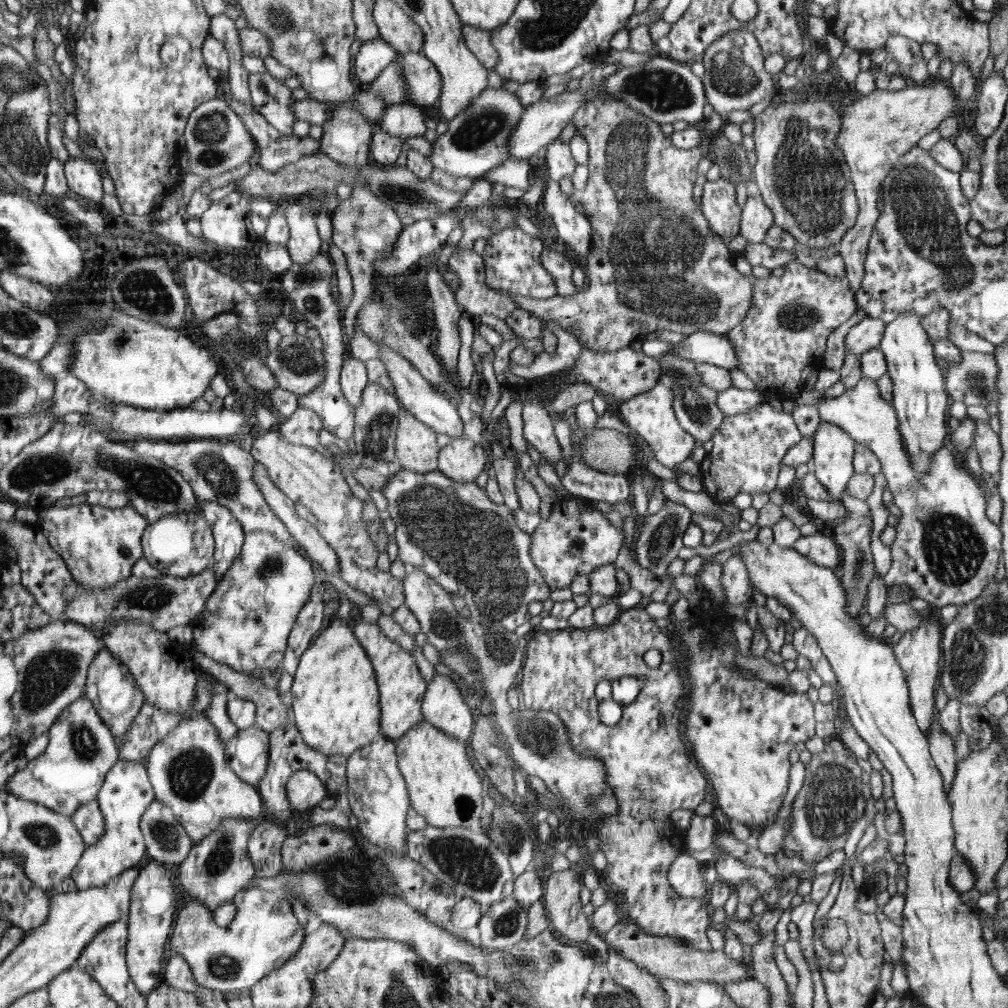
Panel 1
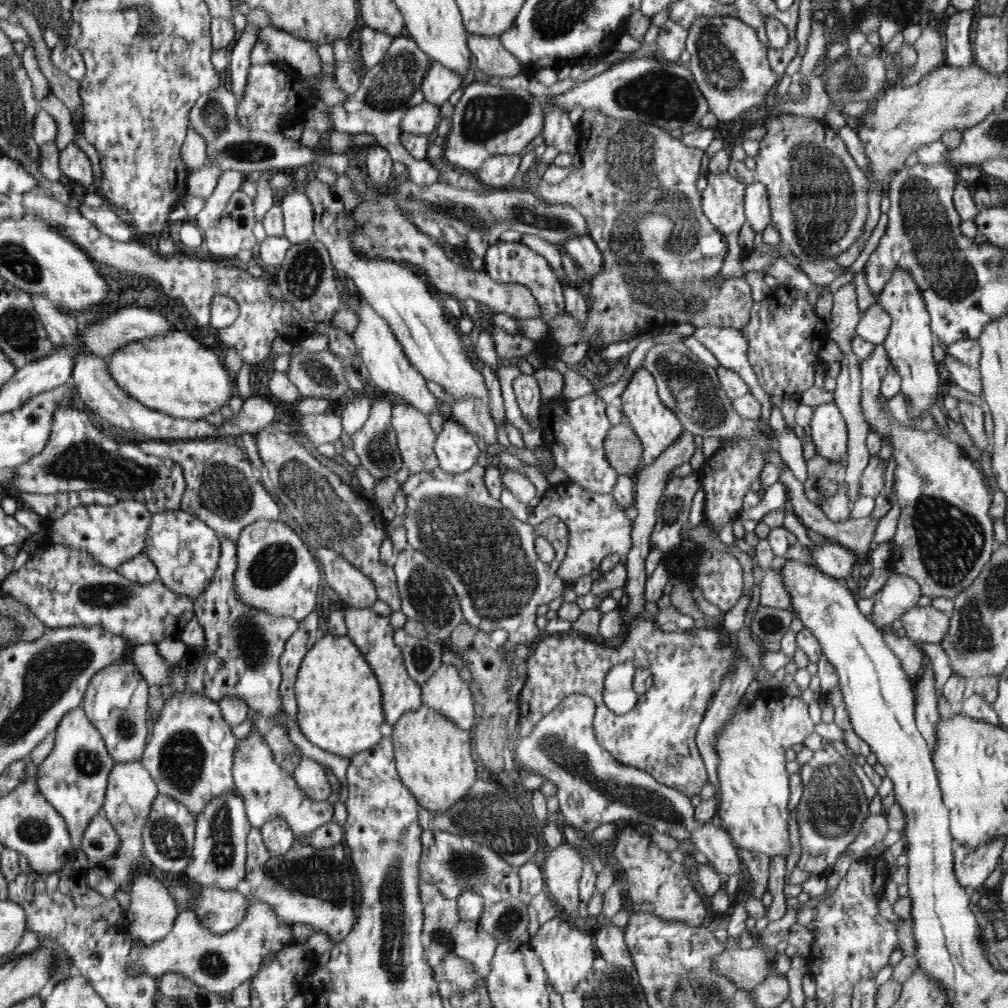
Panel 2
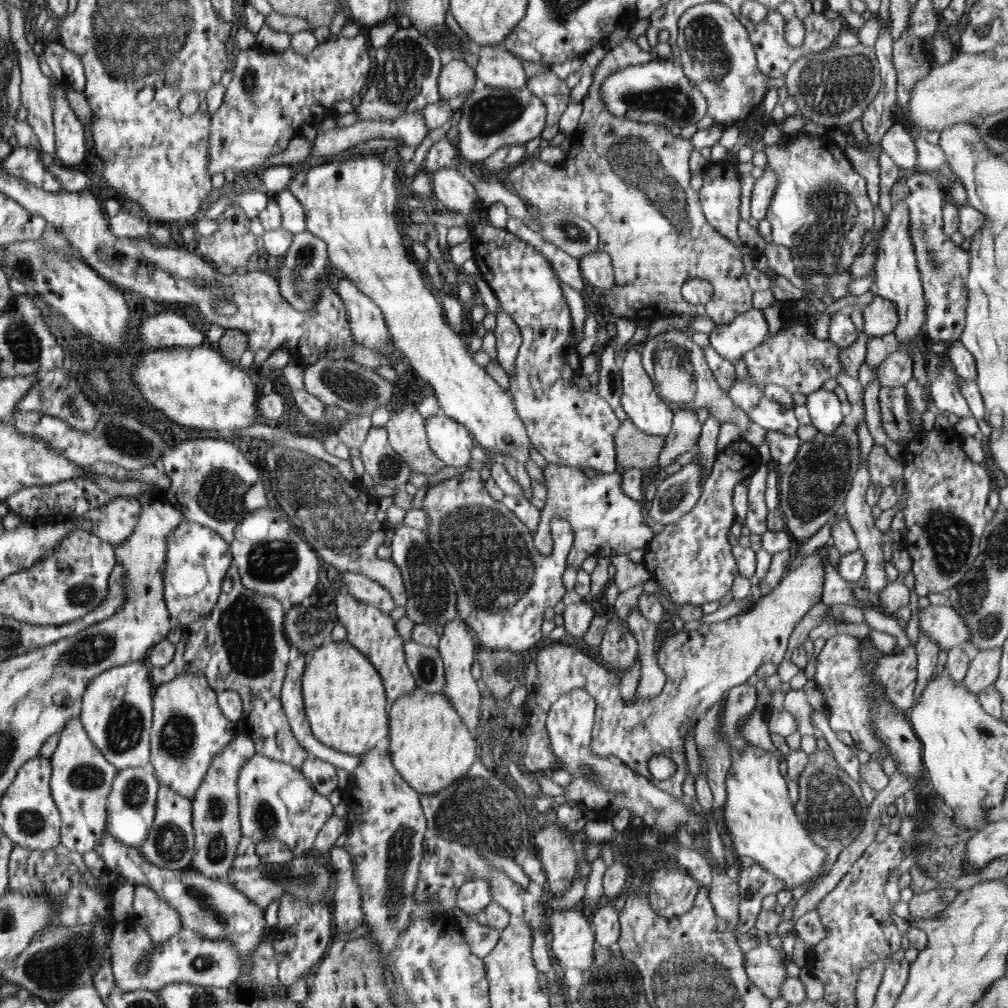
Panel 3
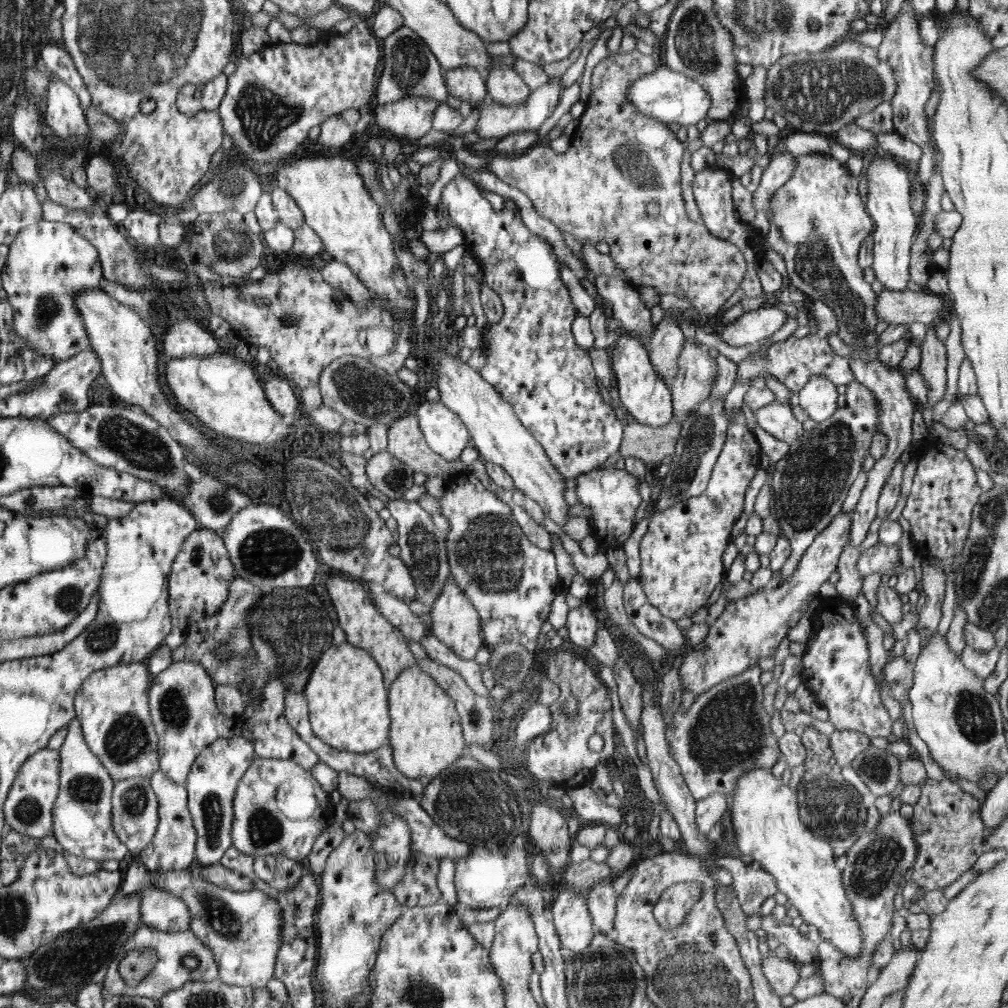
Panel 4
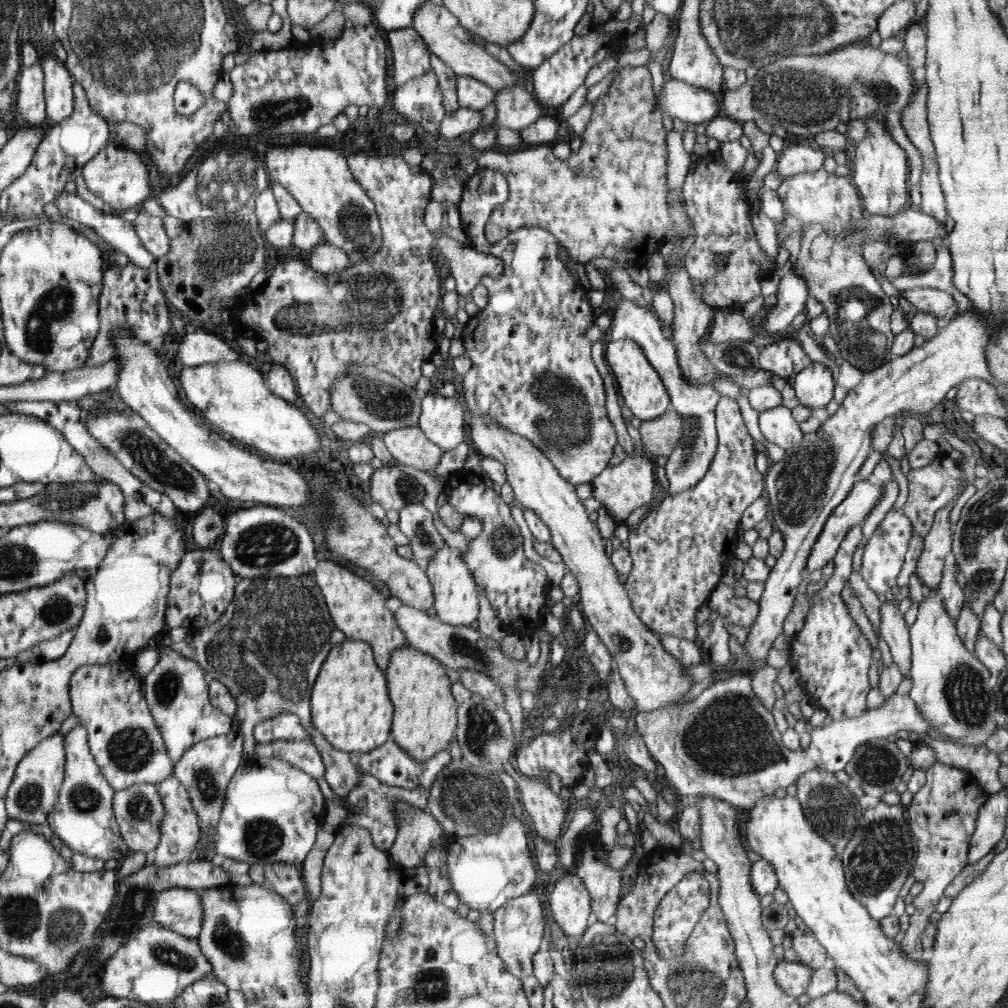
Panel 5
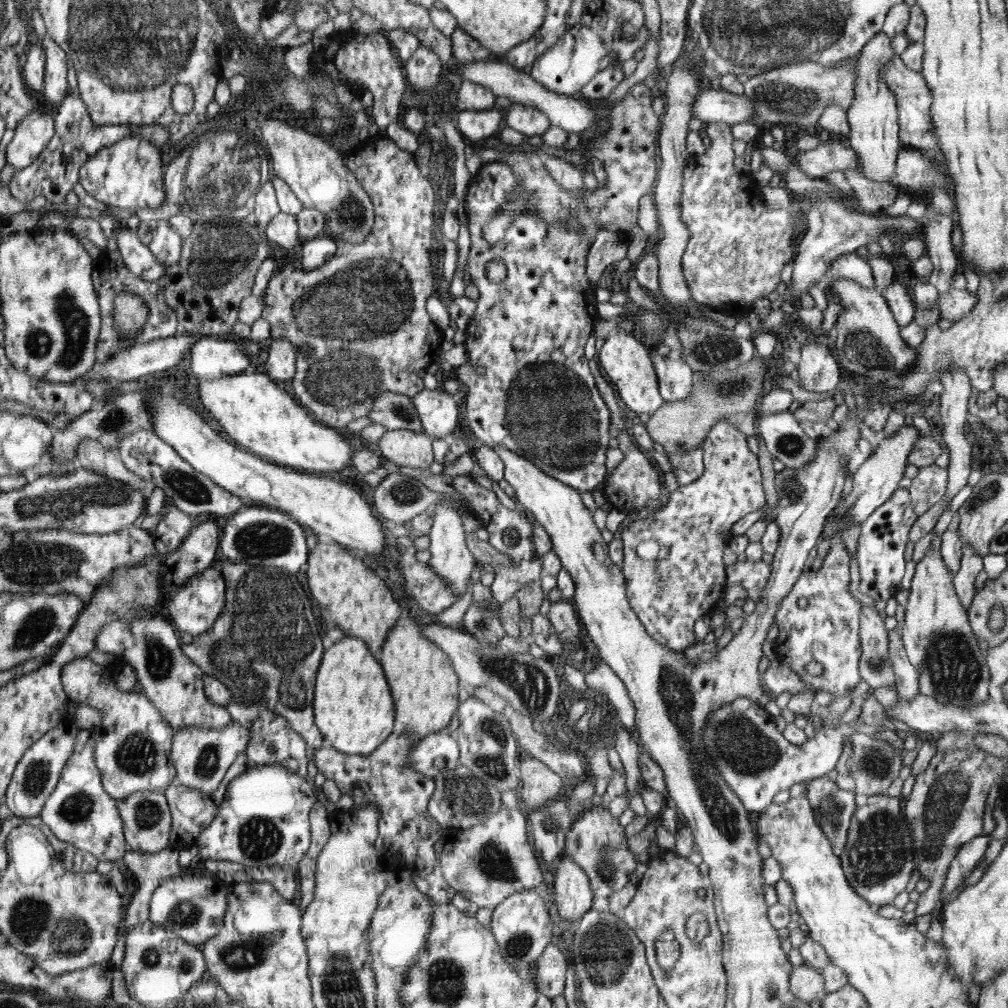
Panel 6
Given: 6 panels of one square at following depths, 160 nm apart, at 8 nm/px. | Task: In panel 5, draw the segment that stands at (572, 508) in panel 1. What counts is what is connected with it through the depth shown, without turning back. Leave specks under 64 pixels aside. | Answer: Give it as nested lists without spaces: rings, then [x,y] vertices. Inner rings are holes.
[[[644,454],[622,455],[618,465],[608,465],[591,483],[592,496],[599,500],[618,526],[624,523],[628,516],[654,500],[654,466],[650,463],[650,457]]]

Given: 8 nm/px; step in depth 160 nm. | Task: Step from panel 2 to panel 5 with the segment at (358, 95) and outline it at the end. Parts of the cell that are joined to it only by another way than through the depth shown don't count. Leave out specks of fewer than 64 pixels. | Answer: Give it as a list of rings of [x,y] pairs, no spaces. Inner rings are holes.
[[[412,28],[387,31],[391,45],[393,88],[403,86],[407,80],[427,73],[431,68],[431,52],[420,33]]]

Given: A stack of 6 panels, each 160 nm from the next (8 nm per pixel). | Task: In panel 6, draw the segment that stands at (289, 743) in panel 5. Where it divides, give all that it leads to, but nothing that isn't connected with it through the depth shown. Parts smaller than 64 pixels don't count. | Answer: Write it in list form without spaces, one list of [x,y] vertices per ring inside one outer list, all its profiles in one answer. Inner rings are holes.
[[[396,729],[387,738],[387,742],[384,742],[384,745],[380,746],[375,753],[362,756],[358,754],[348,754],[345,756],[344,752],[335,750],[334,747],[330,746],[330,742],[324,739],[320,750],[315,750],[315,752],[314,750],[307,750],[307,762],[313,760],[319,772],[322,772],[327,780],[335,782],[341,794],[352,796],[356,805],[368,802],[368,804],[374,805],[381,812],[381,817],[379,818],[379,836],[376,839],[375,847],[381,854],[388,852],[388,850],[392,853],[401,852],[404,870],[414,875],[415,885],[418,889],[423,894],[426,894],[434,904],[448,904],[452,902],[455,891],[444,878],[433,847],[433,844],[440,840],[446,834],[447,830],[426,809],[430,796],[435,792],[435,779],[416,772],[406,765],[408,763],[408,755],[417,746],[417,742],[417,738],[413,737],[410,733],[399,733]]]

